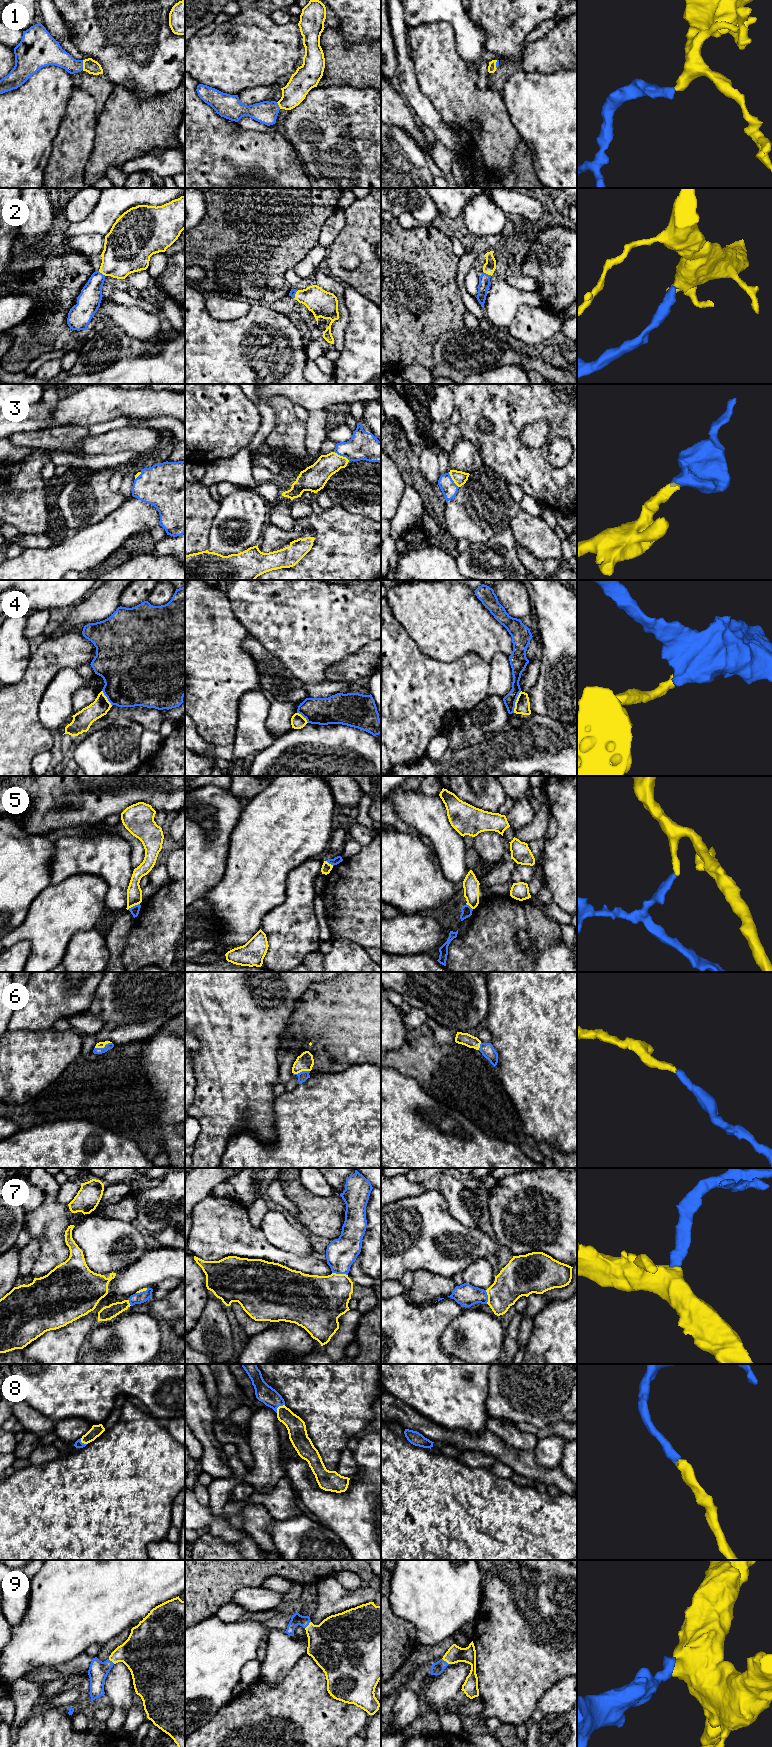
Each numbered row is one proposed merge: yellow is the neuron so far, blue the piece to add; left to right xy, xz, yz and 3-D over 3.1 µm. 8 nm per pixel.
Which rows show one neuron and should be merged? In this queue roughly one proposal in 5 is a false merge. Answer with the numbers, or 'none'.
1, 2, 3, 6, 7, 8, 9

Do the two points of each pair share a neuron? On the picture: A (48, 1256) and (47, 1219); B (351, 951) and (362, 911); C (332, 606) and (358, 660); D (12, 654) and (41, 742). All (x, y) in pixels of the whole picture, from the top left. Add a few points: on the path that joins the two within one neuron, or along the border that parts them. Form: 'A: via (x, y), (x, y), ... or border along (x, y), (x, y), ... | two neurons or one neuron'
A: via (48, 1247), (48, 1228) | one neuron
B: border along (332, 940), (350, 939), (359, 944), (370, 958) | two neurons
C: border along (370, 641), (334, 664) | two neurons
D: border along (29, 657), (23, 676), (10, 685) | two neurons

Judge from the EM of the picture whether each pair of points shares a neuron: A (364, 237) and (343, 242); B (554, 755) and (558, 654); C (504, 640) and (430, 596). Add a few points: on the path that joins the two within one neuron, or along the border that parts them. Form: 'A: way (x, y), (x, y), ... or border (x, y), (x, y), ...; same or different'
A: way (359, 237), (348, 242); same
B: border (532, 713), (547, 715), (566, 724); different
C: way (486, 636), (471, 627), (457, 623), (448, 614); same

